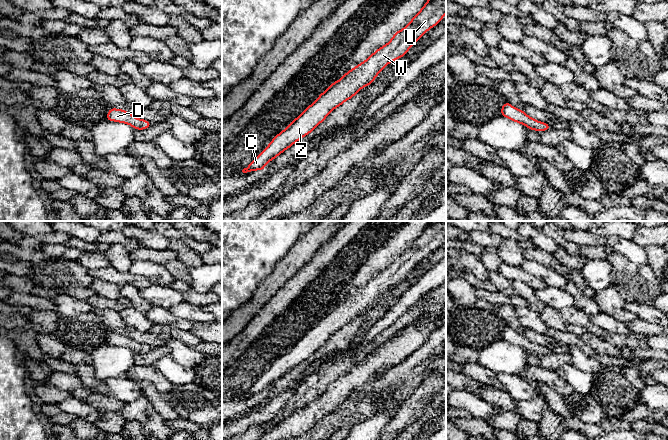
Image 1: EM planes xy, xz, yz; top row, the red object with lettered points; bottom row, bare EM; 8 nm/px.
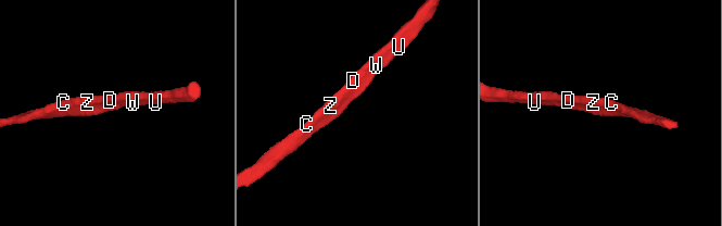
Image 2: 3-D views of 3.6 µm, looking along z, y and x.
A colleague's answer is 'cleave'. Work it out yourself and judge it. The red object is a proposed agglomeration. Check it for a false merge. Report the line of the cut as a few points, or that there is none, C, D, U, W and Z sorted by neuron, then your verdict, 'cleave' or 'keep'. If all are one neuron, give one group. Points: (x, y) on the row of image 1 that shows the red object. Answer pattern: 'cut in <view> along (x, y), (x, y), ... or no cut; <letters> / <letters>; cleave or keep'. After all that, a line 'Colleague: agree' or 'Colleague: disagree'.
no cut; C D U W Z; keep
Colleague: disagree

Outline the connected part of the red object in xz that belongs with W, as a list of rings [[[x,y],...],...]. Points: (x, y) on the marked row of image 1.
[[[428,0],[407,26],[393,35],[389,43],[346,72],[340,80],[332,83],[315,102],[277,134],[242,172],[263,171],[269,161],[311,133],[332,110],[351,99],[363,87],[370,85],[390,62],[403,57],[419,38],[443,19],[445,14],[446,0]]]

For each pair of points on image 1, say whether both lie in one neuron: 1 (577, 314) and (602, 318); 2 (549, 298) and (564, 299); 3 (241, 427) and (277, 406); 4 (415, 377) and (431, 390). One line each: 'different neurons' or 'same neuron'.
1: different neurons
2: same neuron
3: same neuron
4: different neurons

